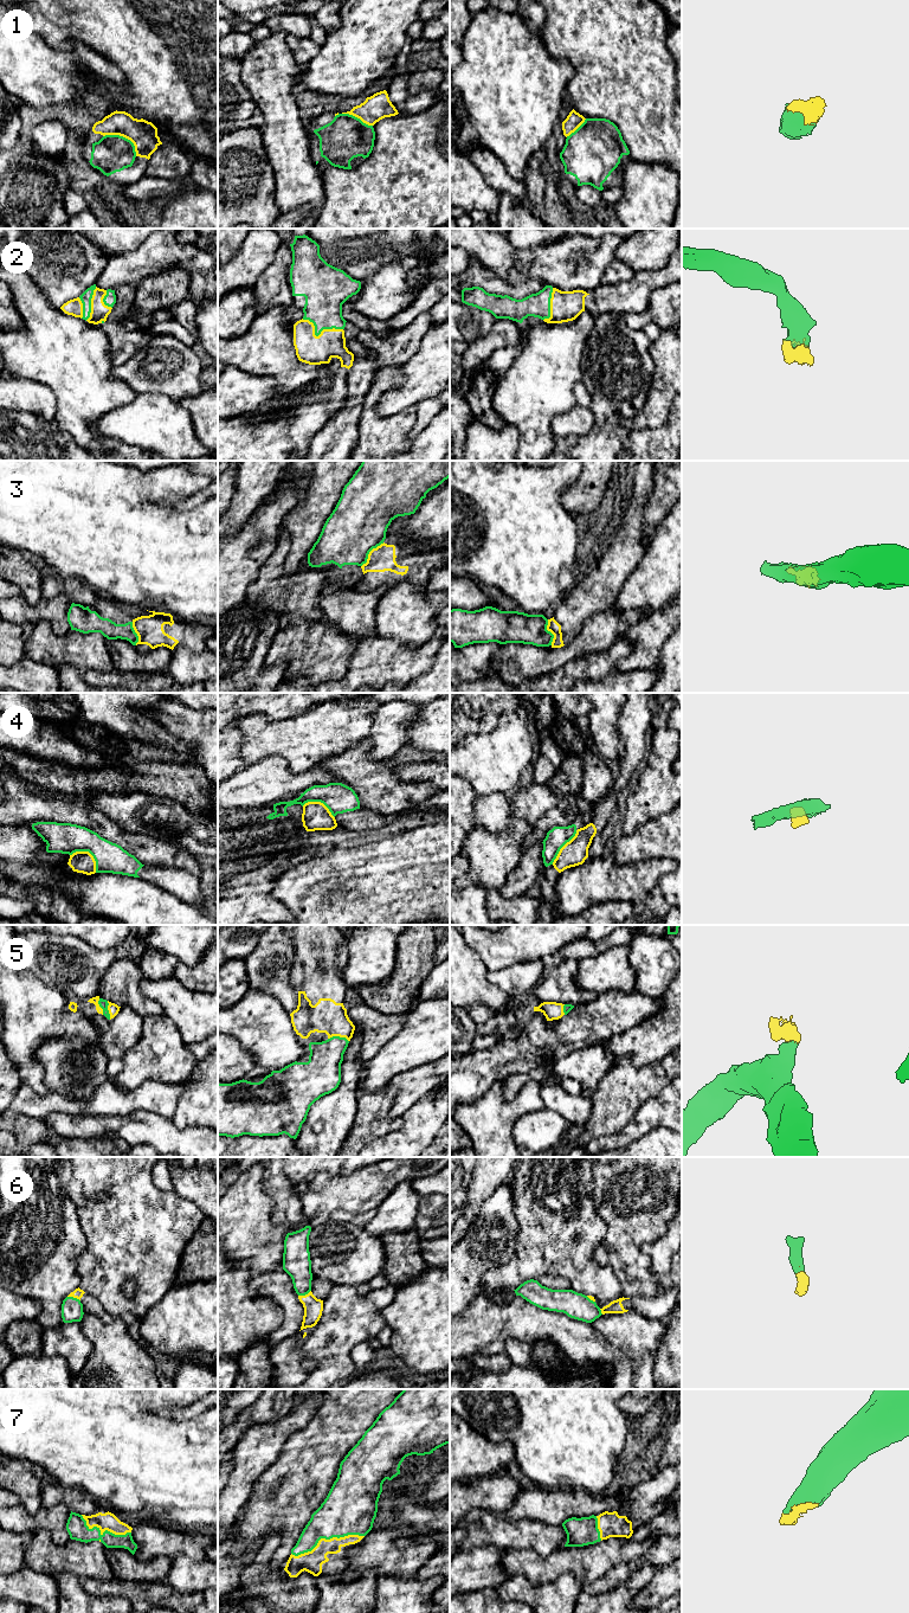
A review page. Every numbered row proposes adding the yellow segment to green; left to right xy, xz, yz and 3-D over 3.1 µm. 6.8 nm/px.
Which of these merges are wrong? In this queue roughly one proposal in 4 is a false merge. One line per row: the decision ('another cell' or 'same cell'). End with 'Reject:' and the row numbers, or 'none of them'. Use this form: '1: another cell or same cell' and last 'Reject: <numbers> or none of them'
1: same cell
2: same cell
3: another cell
4: another cell
5: same cell
6: same cell
7: same cell
Reject: 3, 4

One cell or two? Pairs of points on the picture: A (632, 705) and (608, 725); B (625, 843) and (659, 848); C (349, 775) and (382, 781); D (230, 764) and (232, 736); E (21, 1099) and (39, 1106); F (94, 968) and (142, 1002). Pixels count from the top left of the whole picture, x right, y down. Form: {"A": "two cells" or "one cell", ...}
{"A": "two cells", "B": "one cell", "C": "one cell", "D": "one cell", "E": "one cell", "F": "two cells"}

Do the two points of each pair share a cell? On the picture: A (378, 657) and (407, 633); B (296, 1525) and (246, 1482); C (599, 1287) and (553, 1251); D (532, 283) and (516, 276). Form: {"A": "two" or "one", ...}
{"A": "two", "B": "two", "C": "one", "D": "one"}

